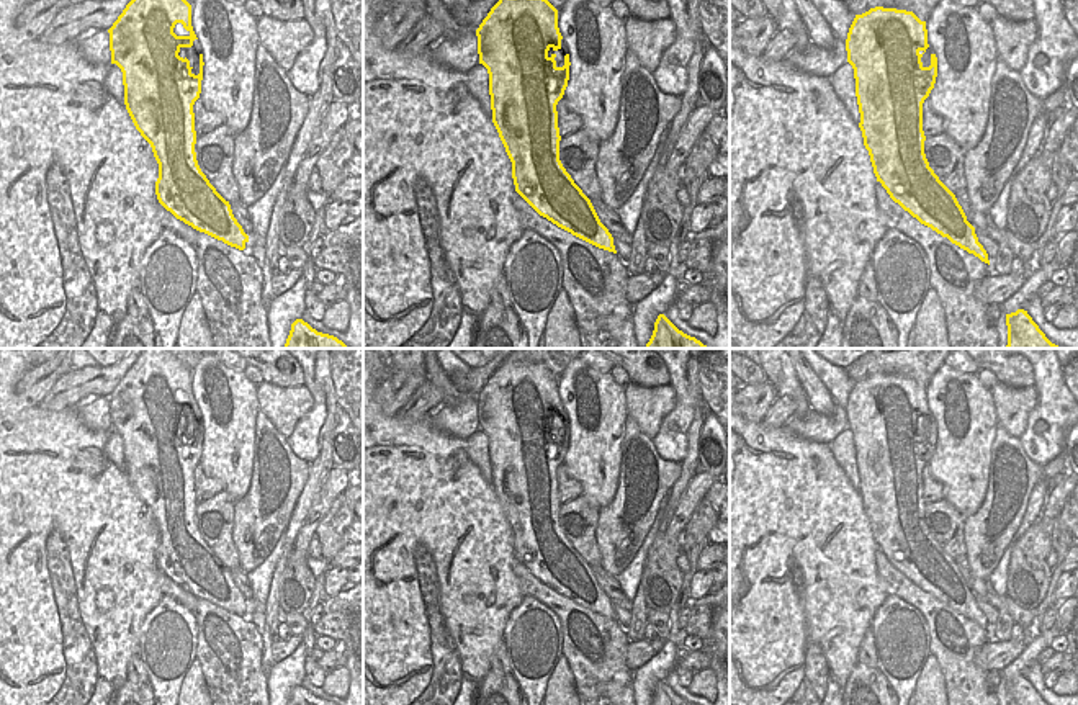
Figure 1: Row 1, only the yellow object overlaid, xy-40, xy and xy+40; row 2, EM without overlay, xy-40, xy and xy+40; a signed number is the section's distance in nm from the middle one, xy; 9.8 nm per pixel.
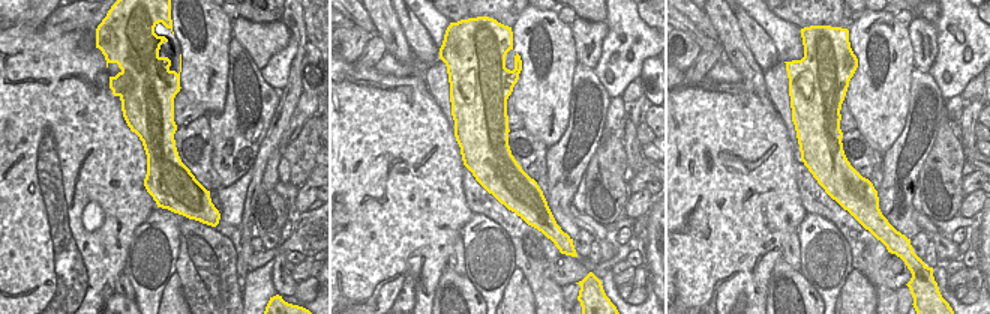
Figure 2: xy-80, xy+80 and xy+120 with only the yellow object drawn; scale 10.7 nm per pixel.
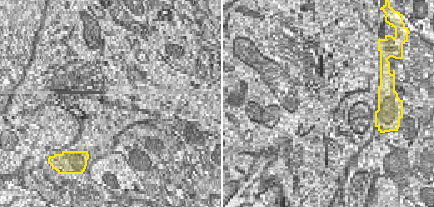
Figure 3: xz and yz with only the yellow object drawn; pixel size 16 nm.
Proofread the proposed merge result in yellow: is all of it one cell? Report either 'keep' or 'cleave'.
keep

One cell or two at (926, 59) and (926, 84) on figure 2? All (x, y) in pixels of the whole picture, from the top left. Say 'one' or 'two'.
two

